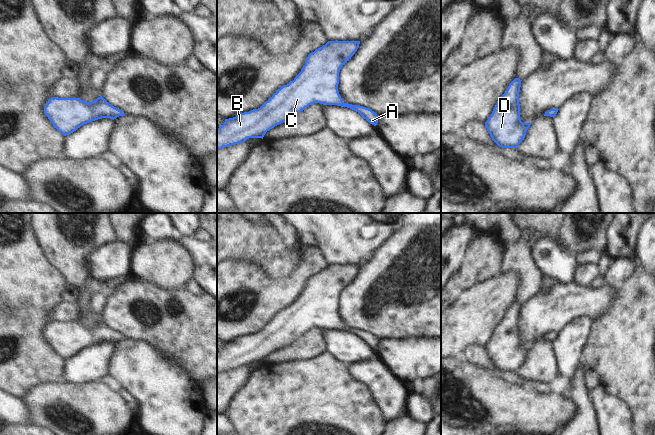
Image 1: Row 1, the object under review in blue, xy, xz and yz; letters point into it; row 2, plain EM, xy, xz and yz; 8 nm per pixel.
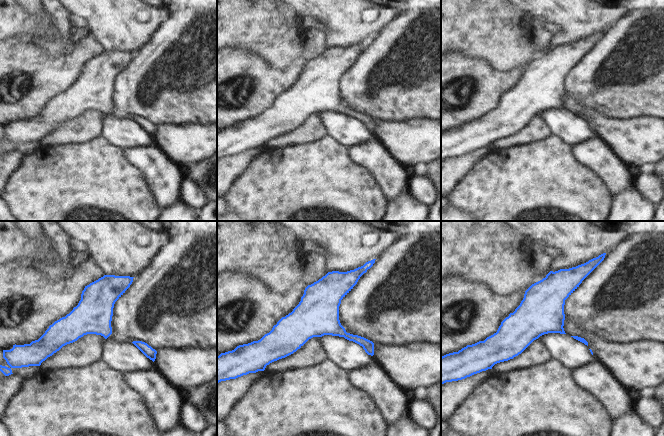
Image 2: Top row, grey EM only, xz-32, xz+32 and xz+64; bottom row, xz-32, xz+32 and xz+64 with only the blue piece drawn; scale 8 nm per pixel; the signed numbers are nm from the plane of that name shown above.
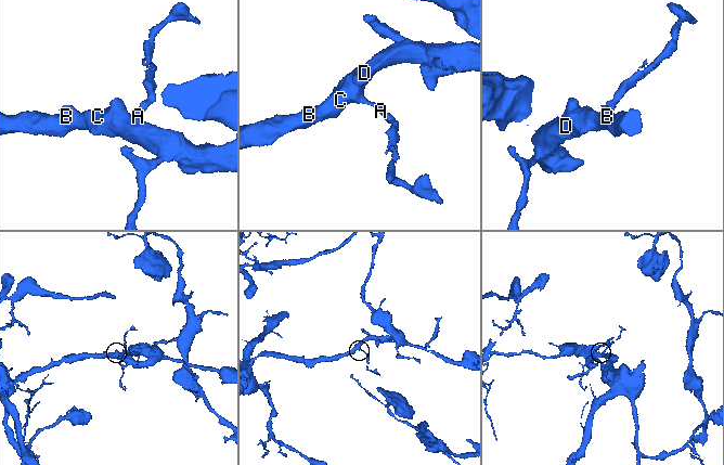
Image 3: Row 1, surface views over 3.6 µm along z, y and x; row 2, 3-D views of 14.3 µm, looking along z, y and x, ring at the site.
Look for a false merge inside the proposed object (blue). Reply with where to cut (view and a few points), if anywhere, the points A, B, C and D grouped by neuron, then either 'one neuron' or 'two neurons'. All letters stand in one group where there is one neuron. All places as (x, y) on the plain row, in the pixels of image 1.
no cut | A B C D | one neuron

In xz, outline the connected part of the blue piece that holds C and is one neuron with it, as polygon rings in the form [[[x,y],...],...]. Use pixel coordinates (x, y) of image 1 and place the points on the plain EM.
[[[328,265],[325,269],[310,277],[301,296],[294,304],[290,305],[288,309],[281,310],[260,332],[244,337],[239,336],[236,341],[225,343],[223,349],[217,352],[217,374],[244,367],[248,362],[263,363],[267,355],[289,345],[314,327],[350,332],[358,336],[370,348],[376,350],[379,340],[374,335],[360,329],[344,327],[338,316],[339,296],[355,278],[359,268],[360,265]]]

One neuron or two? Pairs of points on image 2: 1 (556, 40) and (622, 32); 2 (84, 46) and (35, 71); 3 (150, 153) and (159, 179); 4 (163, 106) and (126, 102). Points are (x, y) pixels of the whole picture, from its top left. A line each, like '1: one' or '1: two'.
1: two
2: one
3: one
4: one

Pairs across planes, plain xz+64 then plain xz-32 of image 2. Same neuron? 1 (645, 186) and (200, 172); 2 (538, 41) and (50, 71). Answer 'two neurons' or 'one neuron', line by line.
1: two neurons
2: one neuron

